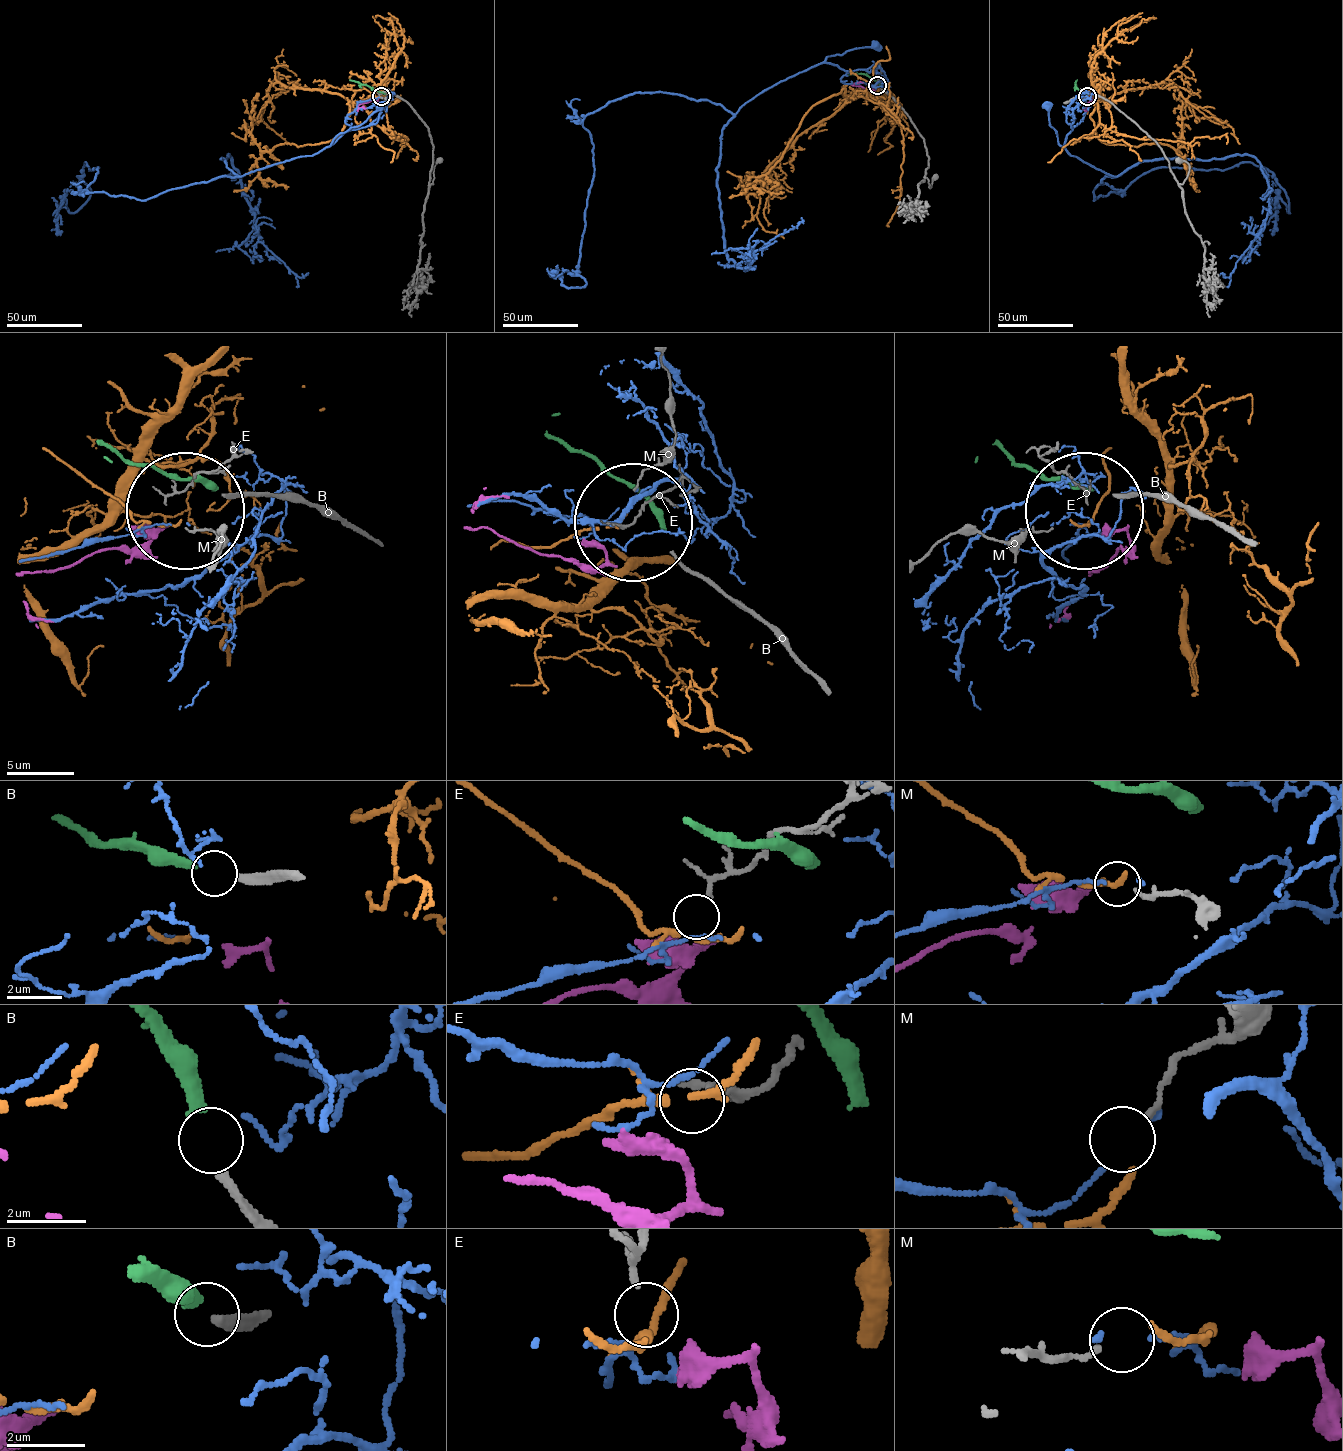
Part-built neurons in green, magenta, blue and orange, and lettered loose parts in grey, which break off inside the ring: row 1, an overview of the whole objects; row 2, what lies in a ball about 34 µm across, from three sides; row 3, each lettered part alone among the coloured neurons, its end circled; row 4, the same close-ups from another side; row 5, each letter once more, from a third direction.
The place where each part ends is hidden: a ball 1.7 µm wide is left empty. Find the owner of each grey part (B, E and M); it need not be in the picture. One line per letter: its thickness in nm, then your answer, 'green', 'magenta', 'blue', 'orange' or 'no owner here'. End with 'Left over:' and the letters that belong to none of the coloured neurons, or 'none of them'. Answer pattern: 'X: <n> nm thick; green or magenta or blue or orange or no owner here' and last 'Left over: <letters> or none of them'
B: 240 nm thick; green
E: 130 nm thick; no owner here
M: 120 nm thick; no owner here
Left over: E, M

